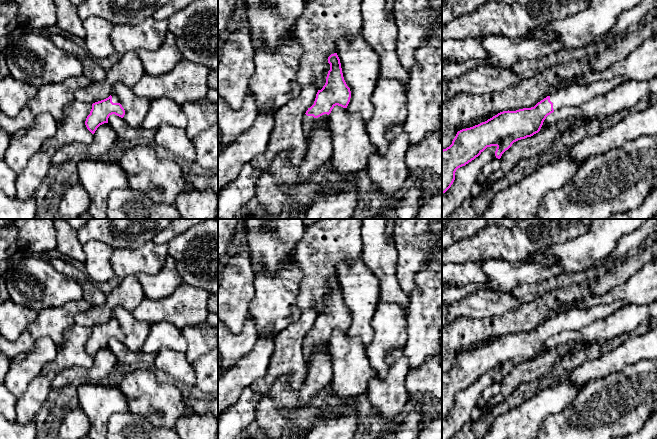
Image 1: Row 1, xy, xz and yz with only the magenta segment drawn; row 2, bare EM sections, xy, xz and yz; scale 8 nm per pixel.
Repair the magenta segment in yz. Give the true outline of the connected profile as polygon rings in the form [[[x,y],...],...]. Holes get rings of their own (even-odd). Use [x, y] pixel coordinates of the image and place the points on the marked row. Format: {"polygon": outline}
{"polygon": [[[616,77],[591,84],[566,86],[534,107],[503,111],[485,122],[458,131],[452,144],[442,150],[442,194],[453,184],[456,170],[474,160],[487,147],[496,146],[495,156],[500,159],[514,142],[538,133],[546,117],[554,111],[580,106],[626,81]]]}

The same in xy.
{"polygon": [[[115,93],[104,100],[92,104],[92,109],[86,118],[85,125],[94,134],[100,125],[108,123],[108,118],[112,114],[121,118],[125,115],[125,110],[119,103]]]}

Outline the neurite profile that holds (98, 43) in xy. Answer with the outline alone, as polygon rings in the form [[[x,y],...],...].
[[[91,16],[83,21],[86,32],[84,43],[88,53],[95,59],[106,58],[115,52],[110,34],[114,27],[108,20]]]

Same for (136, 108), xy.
[[[122,82],[115,84],[114,93],[125,110],[123,119],[132,127],[141,127],[150,108],[151,101],[138,97],[132,88]]]

